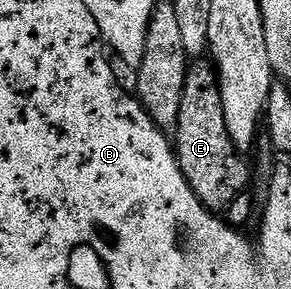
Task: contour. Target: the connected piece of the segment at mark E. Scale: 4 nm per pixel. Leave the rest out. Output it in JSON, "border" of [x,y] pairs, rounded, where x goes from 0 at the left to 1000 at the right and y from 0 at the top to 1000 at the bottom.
{"border":[[[674,211],[649,228],[643,260],[632,263],[632,304],[625,308],[625,377],[612,377],[612,419],[598,443],[598,519],[605,567],[625,585],[653,654],[694,696],[694,709],[732,737],[770,737],[794,699],[825,671],[849,664],[859,623],[869,616],[869,581],[842,540],[790,488],[790,460],[777,460],[777,405],[763,391],[763,322],[756,318],[756,277],[742,270],[742,239],[725,215]]]}

